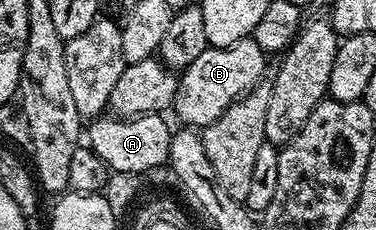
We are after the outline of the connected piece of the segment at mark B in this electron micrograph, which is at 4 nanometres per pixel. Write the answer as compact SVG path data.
M252 38L240 40L229 48L208 47L190 66L179 73L176 97L172 108L184 126L203 130L223 114L235 100L251 92L260 83L264 72L266 54Z

